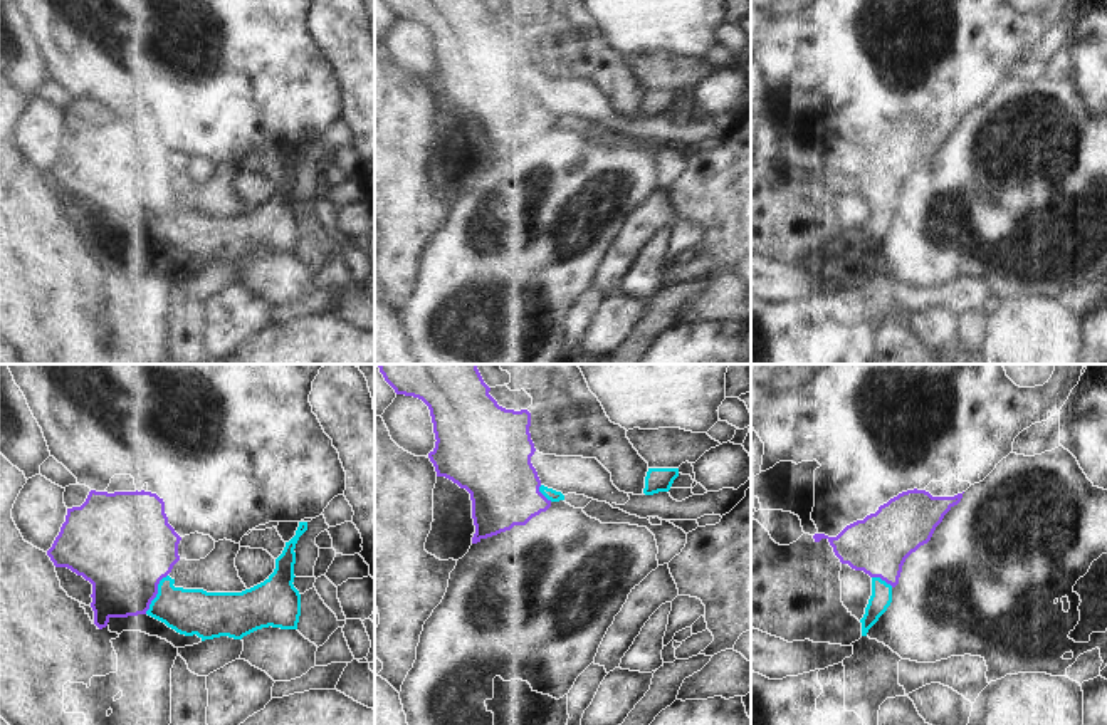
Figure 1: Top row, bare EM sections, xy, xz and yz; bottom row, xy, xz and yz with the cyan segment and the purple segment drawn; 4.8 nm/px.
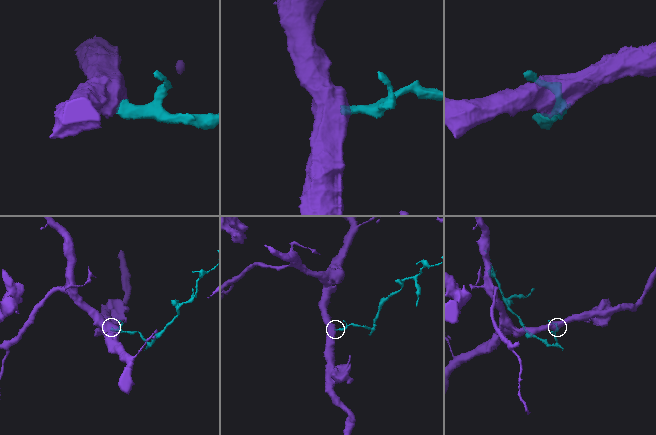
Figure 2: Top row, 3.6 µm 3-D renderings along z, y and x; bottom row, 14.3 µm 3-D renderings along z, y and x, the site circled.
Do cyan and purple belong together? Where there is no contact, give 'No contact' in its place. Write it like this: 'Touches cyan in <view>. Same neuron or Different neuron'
Touches cyan in xy. Same neuron.

